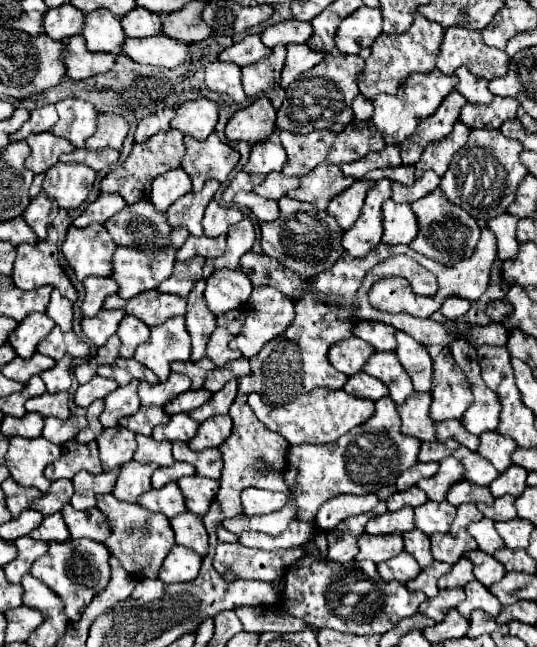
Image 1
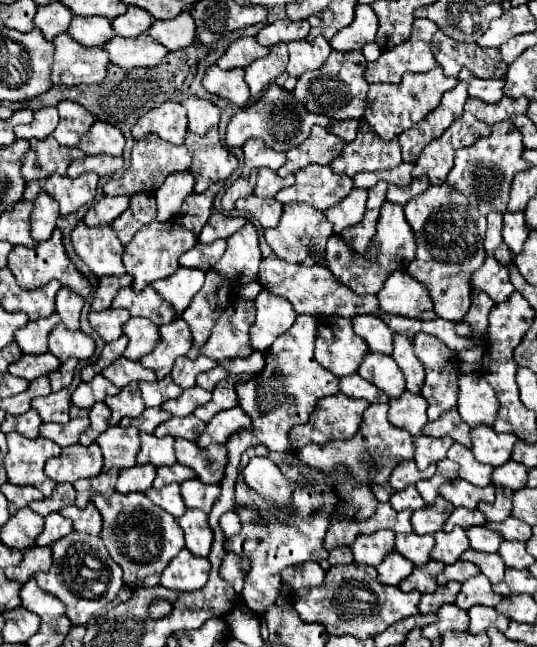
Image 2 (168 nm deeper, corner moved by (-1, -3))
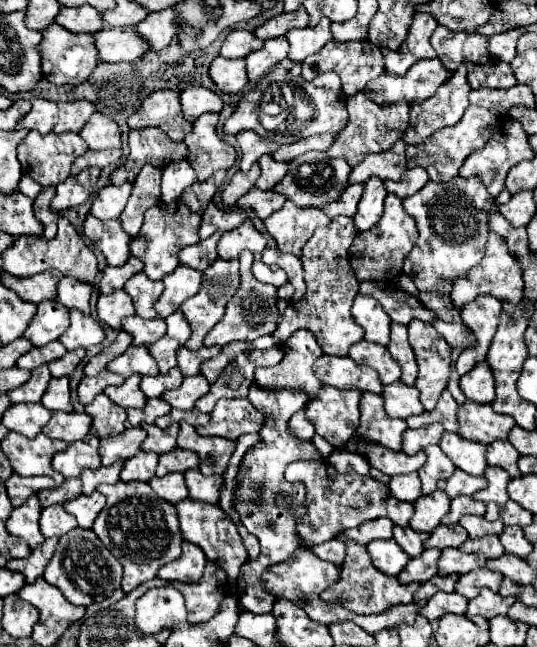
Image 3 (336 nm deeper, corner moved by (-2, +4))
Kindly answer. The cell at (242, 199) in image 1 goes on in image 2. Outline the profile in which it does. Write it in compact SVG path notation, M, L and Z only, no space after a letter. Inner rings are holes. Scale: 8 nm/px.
M249 195L245 199L239 199L235 209L253 215L261 223L261 227L275 227L275 225L279 225L283 205L273 197Z

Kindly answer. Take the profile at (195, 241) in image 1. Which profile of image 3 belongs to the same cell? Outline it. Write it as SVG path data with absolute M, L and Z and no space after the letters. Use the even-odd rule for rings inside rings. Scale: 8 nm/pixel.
M214 232L210 238L194 244L194 246L182 248L182 252L180 252L180 264L196 268L200 272L206 270L218 258L216 246L218 246L220 236L222 236L222 232Z

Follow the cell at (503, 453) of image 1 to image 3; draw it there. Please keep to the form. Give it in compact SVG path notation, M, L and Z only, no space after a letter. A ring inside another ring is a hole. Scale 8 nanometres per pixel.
M466 400L460 406L460 436L478 442L492 444L494 440L506 440L510 430L516 426L512 416L496 414L490 406L480 406L476 402Z

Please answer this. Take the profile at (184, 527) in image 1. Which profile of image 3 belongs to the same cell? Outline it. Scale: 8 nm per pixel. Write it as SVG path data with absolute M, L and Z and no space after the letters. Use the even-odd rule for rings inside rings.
M190 498L178 502L176 510L178 510L178 518L180 518L182 538L200 546L210 560L220 560L230 578L238 578L240 566L246 562L246 550L242 546L242 540L240 540L240 534L238 534L236 526L228 518L228 514L224 514L220 510L220 506L196 502L196 500L190 500Z

